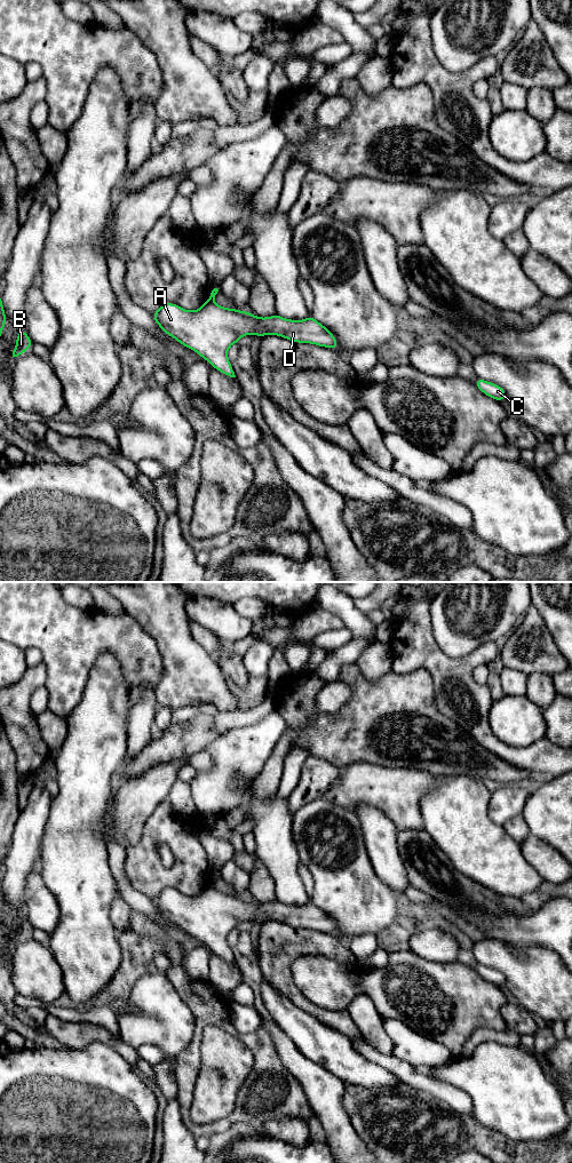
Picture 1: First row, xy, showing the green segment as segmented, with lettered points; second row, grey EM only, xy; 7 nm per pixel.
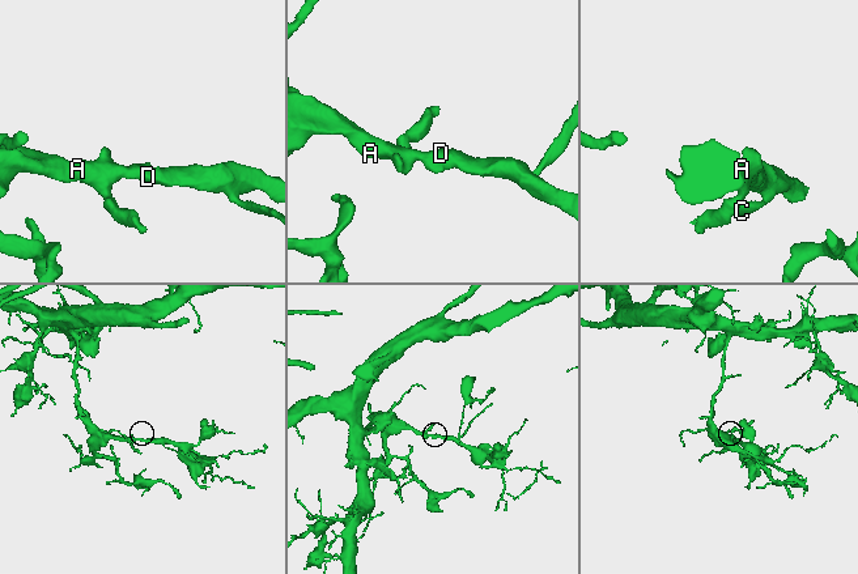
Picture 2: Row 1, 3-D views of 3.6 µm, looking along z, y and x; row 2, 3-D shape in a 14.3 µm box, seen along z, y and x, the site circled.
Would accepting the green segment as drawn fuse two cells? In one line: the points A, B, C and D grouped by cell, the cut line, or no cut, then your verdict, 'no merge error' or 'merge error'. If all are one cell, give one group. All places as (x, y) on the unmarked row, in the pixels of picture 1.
A B C D | no cut | no merge error

